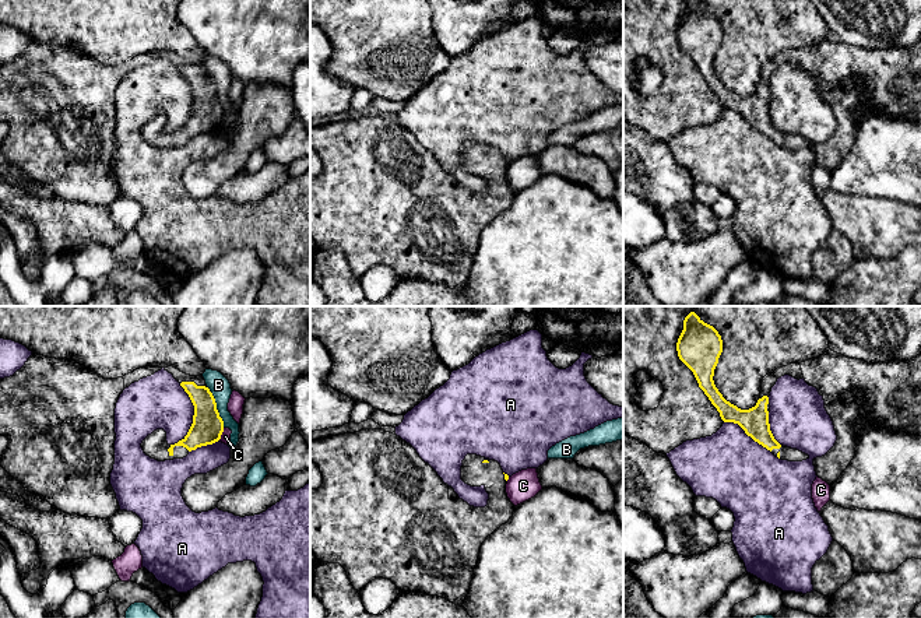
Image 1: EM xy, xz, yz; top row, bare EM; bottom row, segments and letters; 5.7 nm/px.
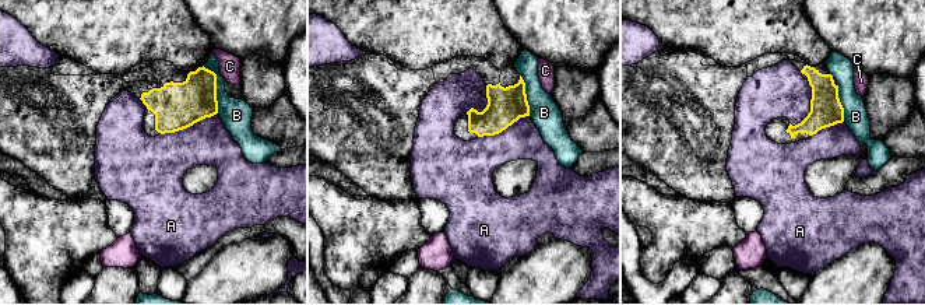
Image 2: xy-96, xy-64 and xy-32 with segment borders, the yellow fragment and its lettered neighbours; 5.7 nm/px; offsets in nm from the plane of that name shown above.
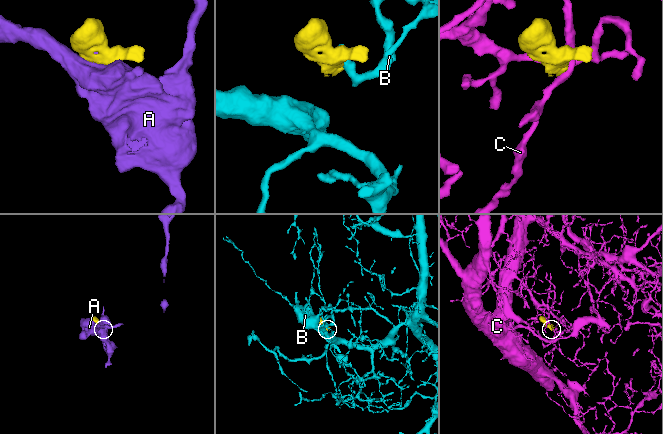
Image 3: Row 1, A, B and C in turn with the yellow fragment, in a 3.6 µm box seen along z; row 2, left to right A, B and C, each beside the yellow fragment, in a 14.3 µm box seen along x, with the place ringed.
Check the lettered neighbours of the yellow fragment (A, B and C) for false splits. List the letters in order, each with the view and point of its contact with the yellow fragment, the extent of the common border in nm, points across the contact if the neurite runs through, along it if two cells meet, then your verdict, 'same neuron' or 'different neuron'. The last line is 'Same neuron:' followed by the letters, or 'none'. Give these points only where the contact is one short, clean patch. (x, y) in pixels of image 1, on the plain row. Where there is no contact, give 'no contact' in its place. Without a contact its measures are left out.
A: meets yellow in xy at (193, 109); contact 300 nm long; different neuron
B: meets yellow in xy at (215, 94); contact 260 nm long; border along xy (207, 73), (224, 113); different neuron
C: meets yellow in xy at (221, 120); contact 80 nm long; different neuron
Same neuron: none

